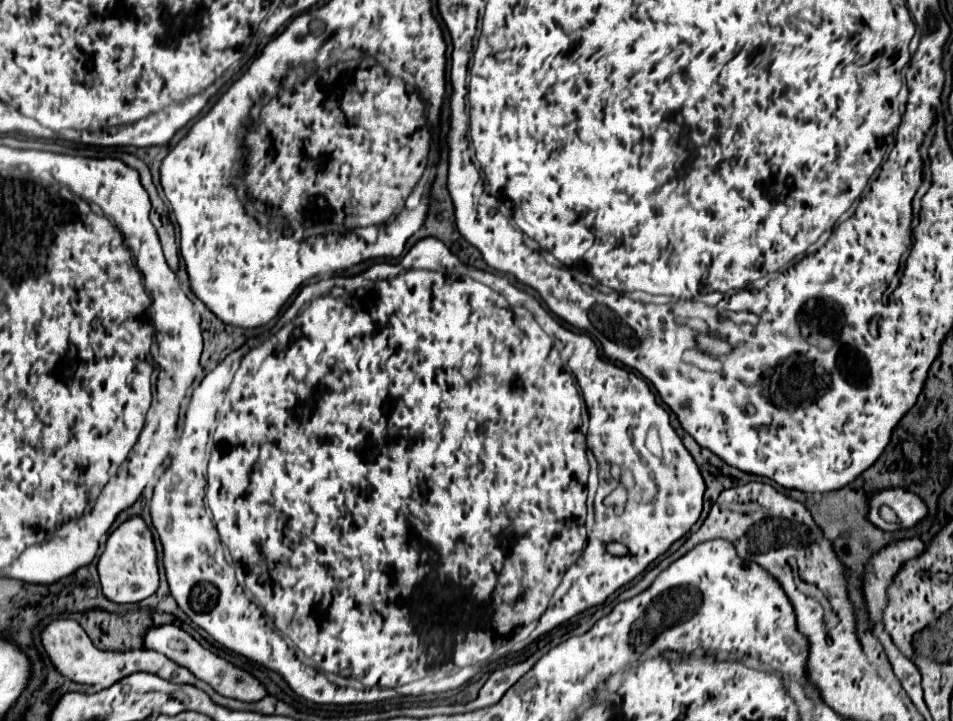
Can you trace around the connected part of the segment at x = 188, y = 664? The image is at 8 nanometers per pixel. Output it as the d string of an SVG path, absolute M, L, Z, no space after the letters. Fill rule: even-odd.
M160 624L160 626L150 626L146 628L144 636L144 648L146 650L156 650L168 658L172 658L176 664L188 668L196 678L208 682L218 694L224 694L228 698L236 698L236 700L244 700L244 702L256 702L260 698L266 696L264 686L246 670L232 666L230 662L226 662L224 658L212 654L210 650L206 650L204 646L200 646L188 632L184 632L182 628L174 626L174 624Z

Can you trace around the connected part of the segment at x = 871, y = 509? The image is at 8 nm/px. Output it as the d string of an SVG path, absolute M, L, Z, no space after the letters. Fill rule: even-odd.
M884 488L884 490L868 496L868 520L882 530L892 532L892 530L898 530L898 528L910 528L910 526L918 524L924 516L926 516L924 502L914 492L908 492L904 488ZM882 504L890 506L898 514L900 522L896 526L884 522L878 516L878 508Z

